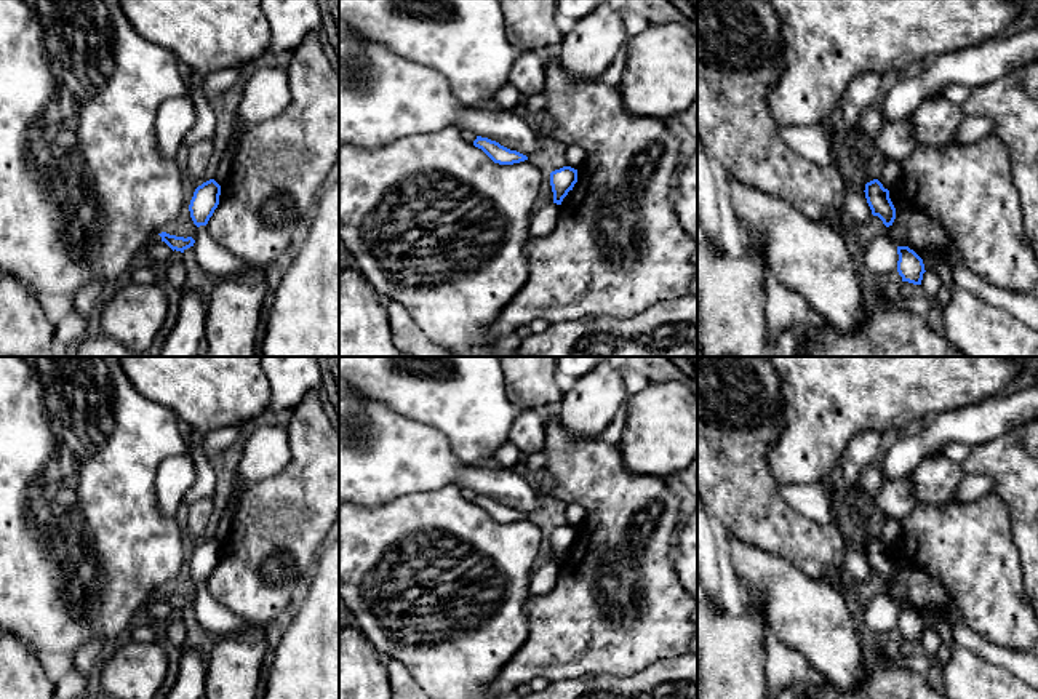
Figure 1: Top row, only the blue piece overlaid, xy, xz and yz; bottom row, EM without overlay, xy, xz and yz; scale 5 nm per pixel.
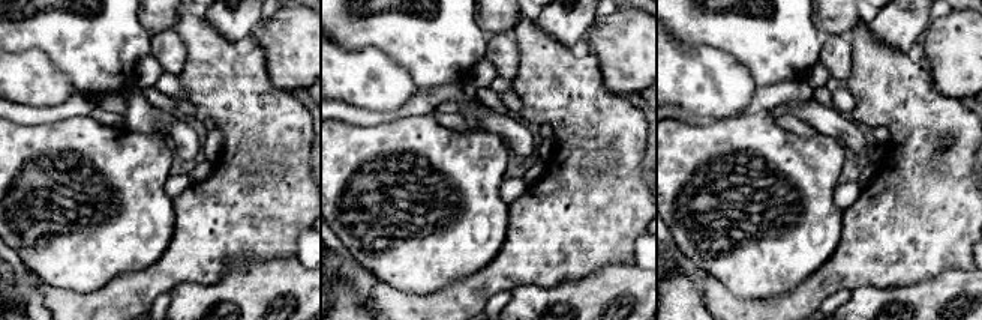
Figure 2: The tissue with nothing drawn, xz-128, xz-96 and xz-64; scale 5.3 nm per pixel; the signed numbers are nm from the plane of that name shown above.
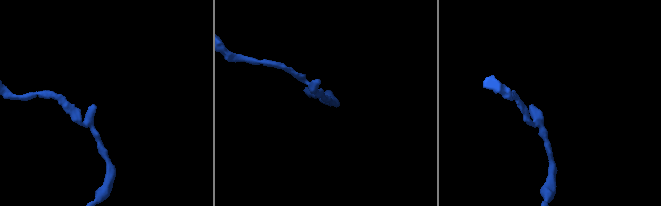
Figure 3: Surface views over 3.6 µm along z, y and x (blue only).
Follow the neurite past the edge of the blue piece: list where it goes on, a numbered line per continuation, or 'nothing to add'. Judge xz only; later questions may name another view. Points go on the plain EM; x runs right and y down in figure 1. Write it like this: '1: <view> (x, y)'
nothing to add

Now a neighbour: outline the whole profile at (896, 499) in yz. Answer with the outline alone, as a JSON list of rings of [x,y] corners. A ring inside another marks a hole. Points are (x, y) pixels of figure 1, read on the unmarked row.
[[[912,475],[899,480],[884,480],[875,501],[868,504],[868,520],[875,525],[883,517],[902,520],[918,505]]]

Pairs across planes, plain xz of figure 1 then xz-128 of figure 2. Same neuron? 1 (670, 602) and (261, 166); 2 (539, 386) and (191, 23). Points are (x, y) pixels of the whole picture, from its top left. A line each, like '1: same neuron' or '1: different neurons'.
1: same neuron
2: different neurons

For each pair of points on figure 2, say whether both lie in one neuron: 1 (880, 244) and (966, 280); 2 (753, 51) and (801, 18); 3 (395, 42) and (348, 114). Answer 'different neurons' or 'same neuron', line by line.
1: different neurons
2: same neuron
3: different neurons

